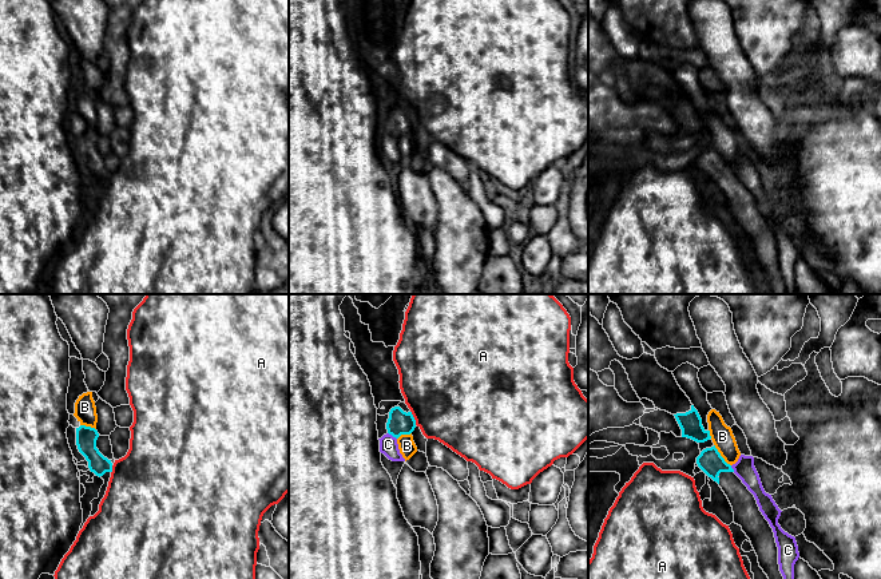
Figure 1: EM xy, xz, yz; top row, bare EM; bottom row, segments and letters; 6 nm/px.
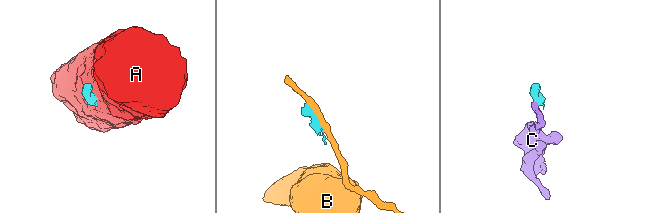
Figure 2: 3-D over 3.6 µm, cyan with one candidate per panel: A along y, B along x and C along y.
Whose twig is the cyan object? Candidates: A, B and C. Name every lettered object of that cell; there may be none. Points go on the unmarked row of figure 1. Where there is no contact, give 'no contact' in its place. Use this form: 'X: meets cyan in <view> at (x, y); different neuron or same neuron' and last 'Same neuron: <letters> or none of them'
A: meets cyan in xz at (413, 118); different neuron
B: meets cyan in yz at (719, 155); different neuron
C: meets cyan in xz at (392, 135); different neuron
Same neuron: none of them

